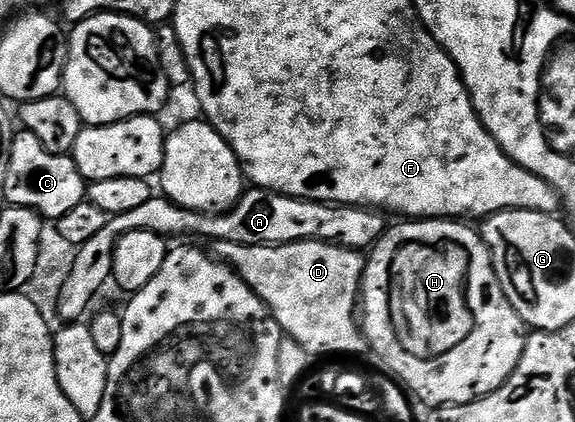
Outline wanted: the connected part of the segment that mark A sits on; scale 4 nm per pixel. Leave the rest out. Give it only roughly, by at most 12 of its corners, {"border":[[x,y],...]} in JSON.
{"border":[[246,190],[220,217],[164,197],[109,218],[57,294],[80,324],[132,231],[248,247],[369,249],[387,230],[368,207]]}

